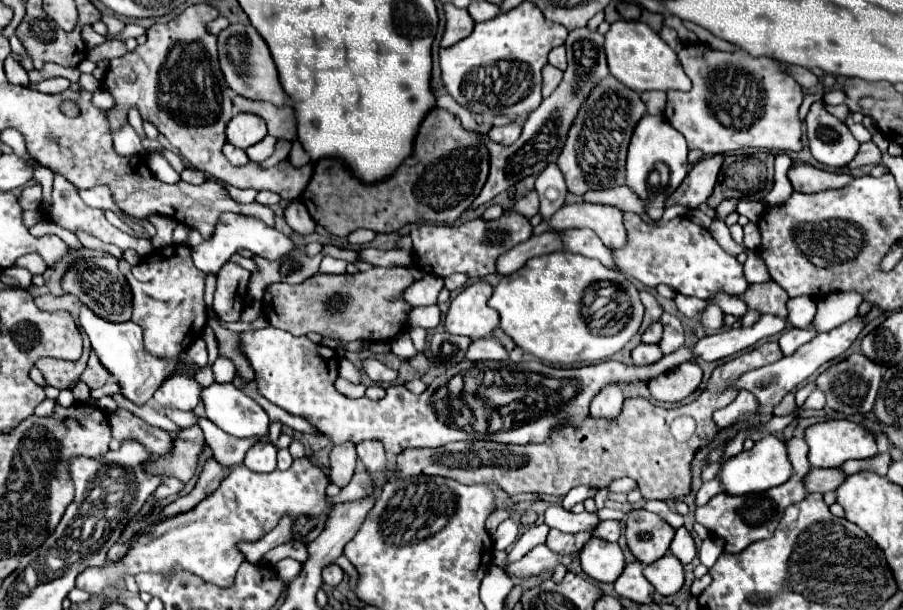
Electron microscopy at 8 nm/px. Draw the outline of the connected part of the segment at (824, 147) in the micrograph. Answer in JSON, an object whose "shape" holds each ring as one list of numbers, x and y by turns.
{"shape":[[823,101,811,105,805,125,809,149,821,165,841,169,855,159,859,141,853,137,843,121,839,121,825,109]]}

